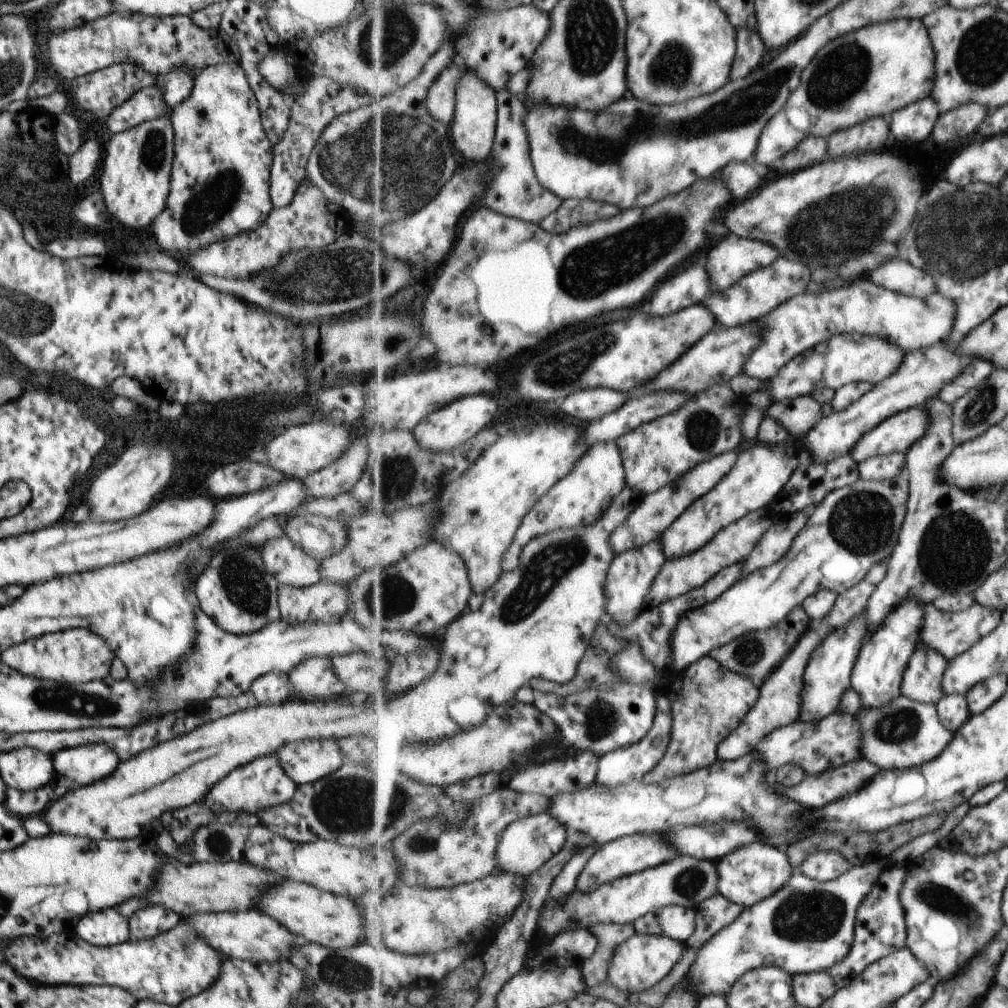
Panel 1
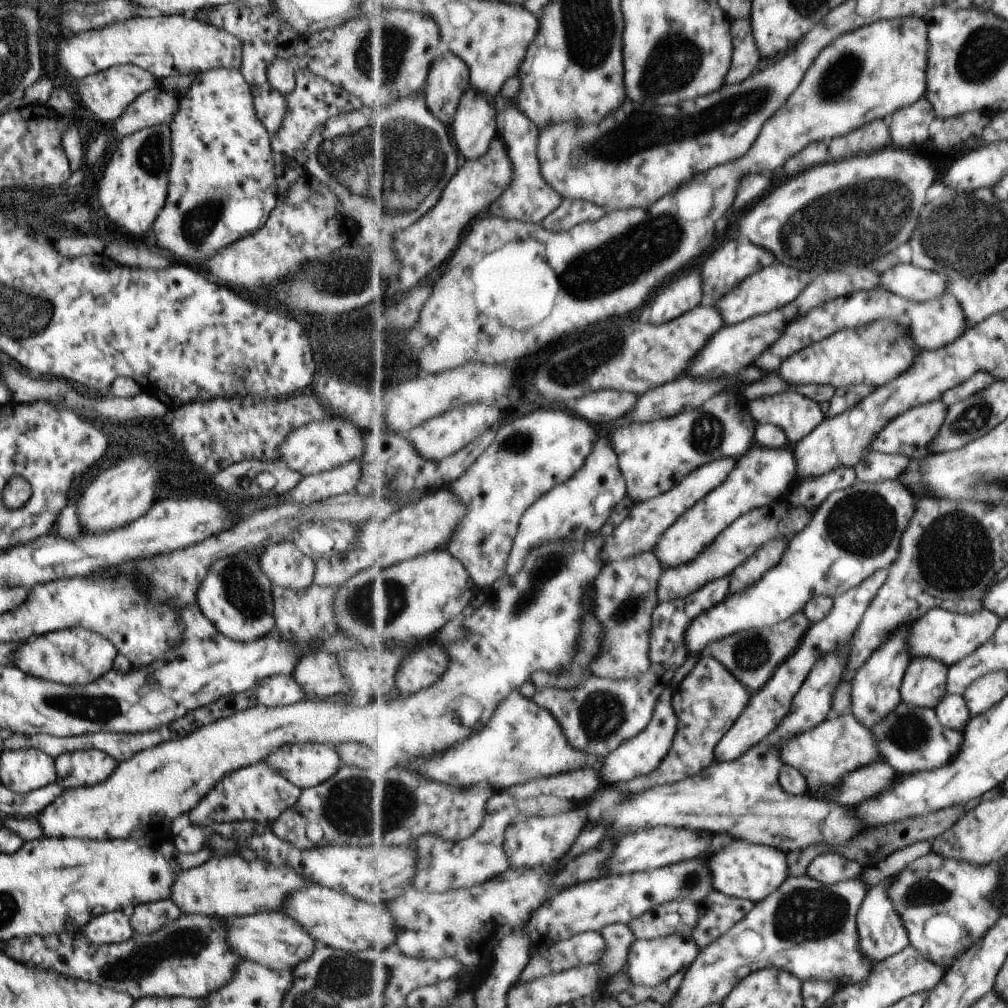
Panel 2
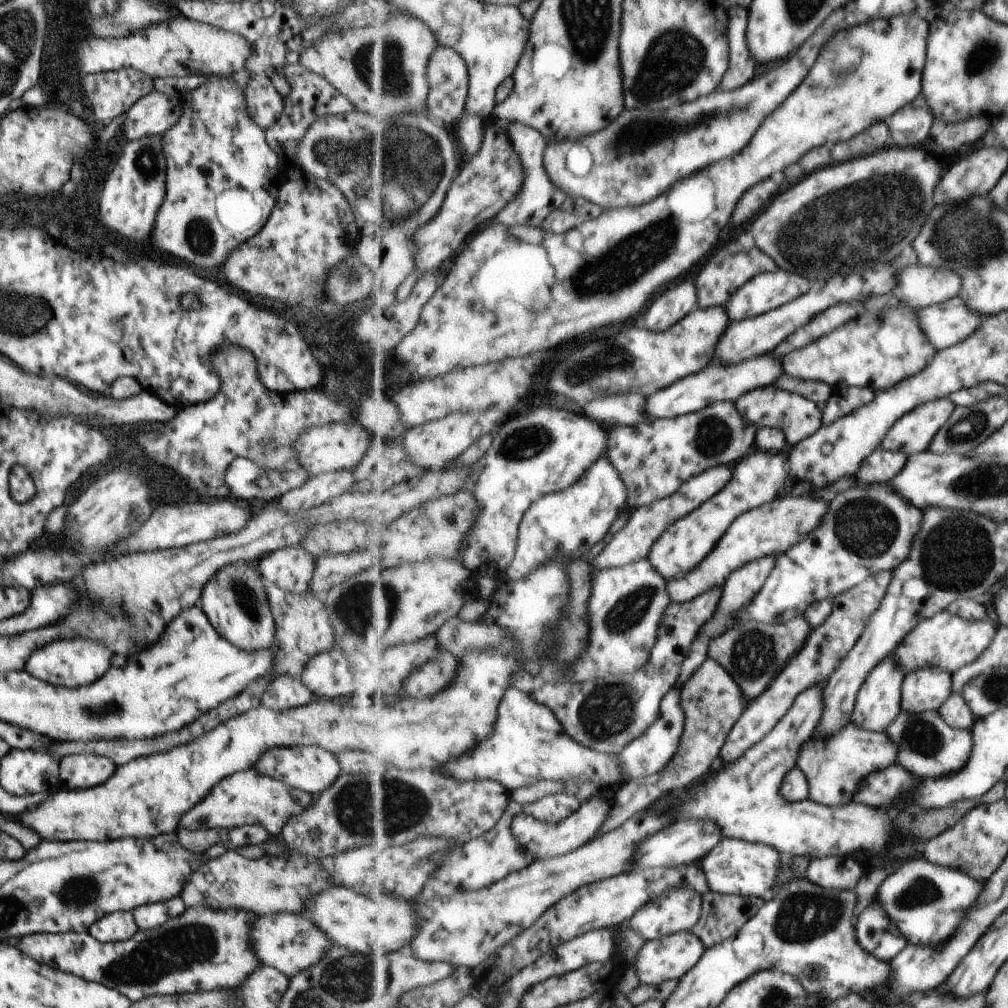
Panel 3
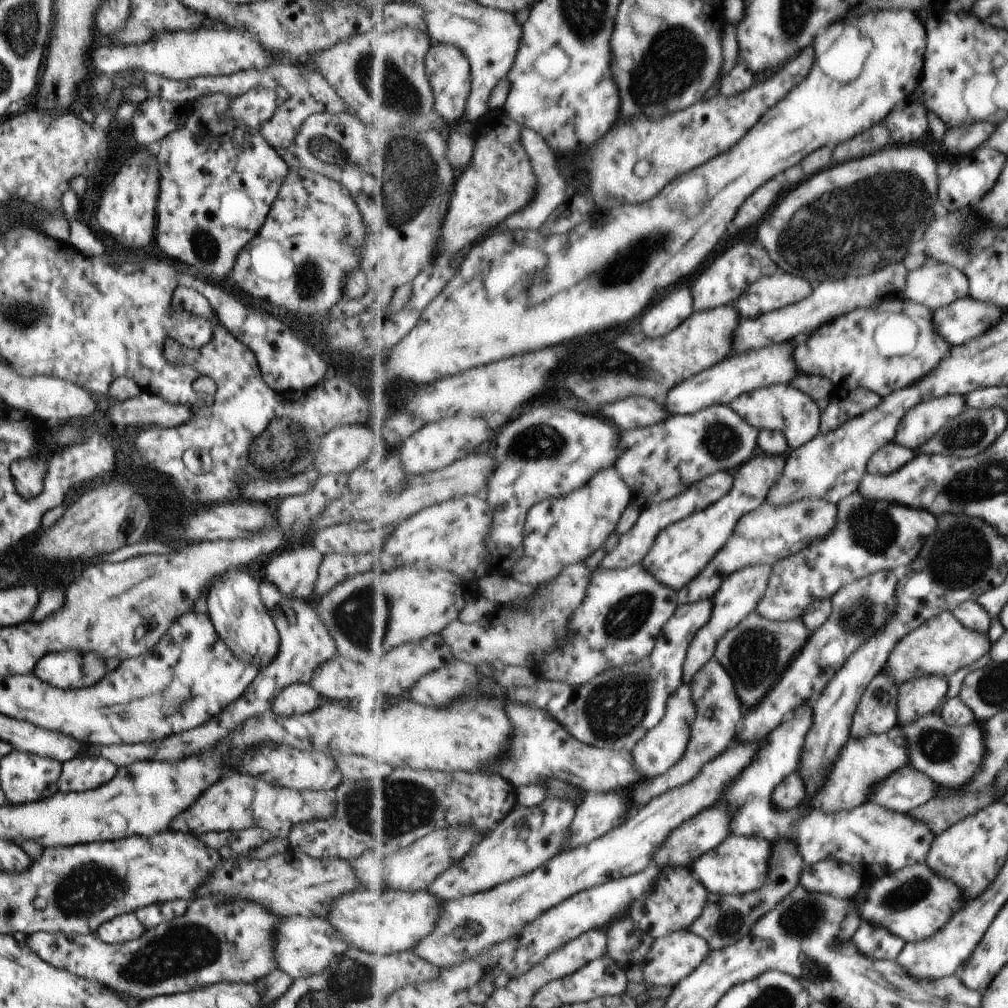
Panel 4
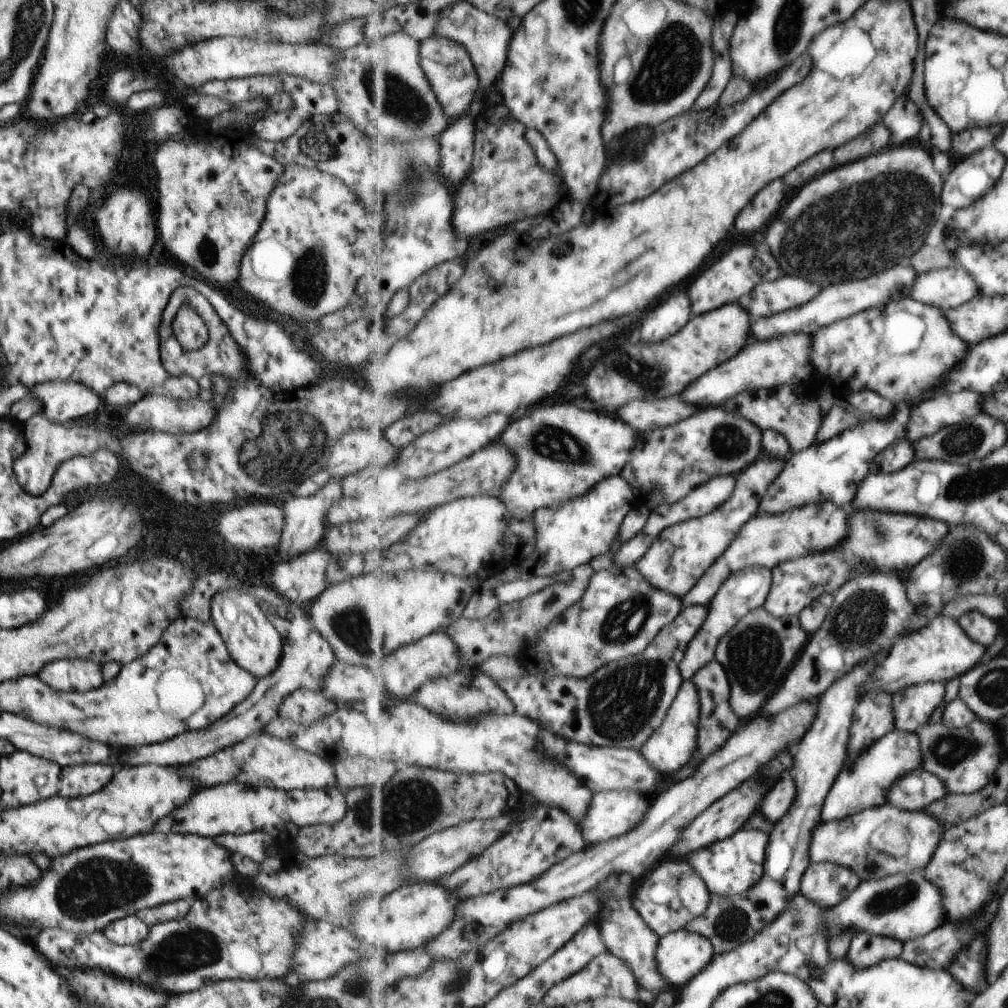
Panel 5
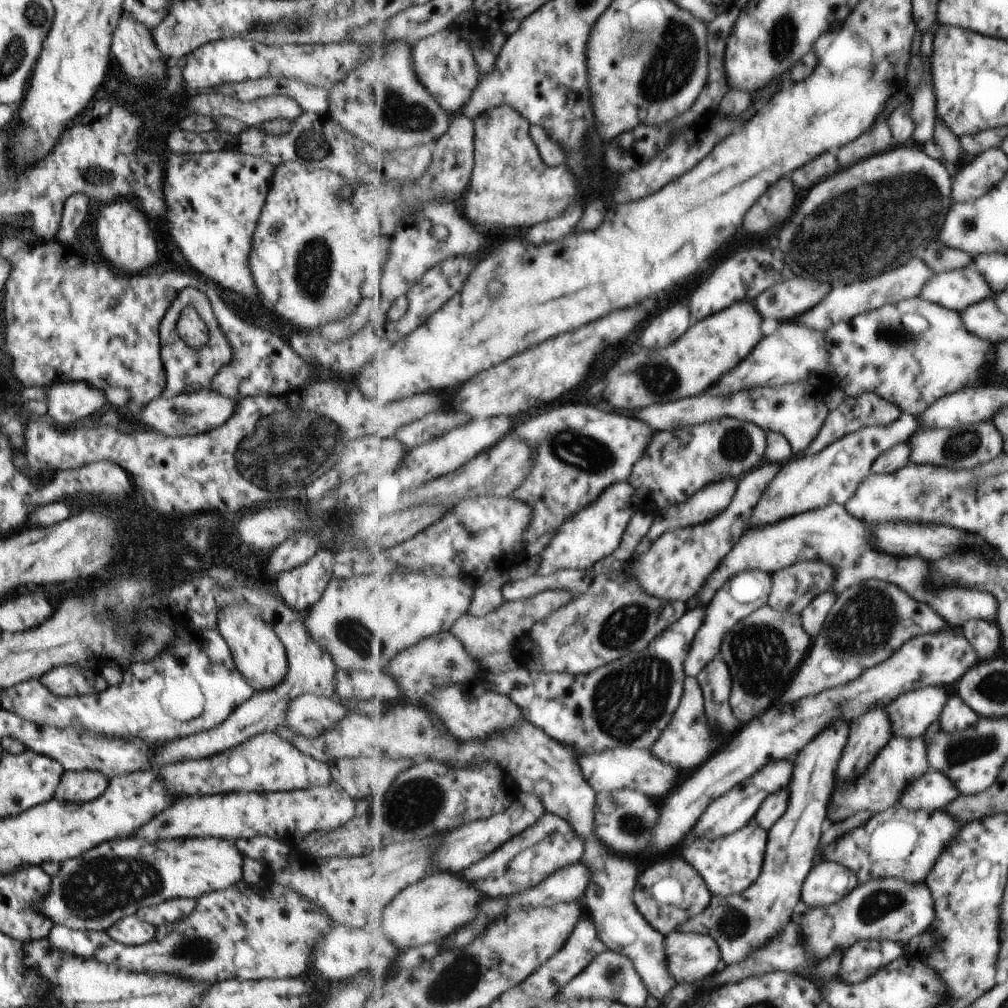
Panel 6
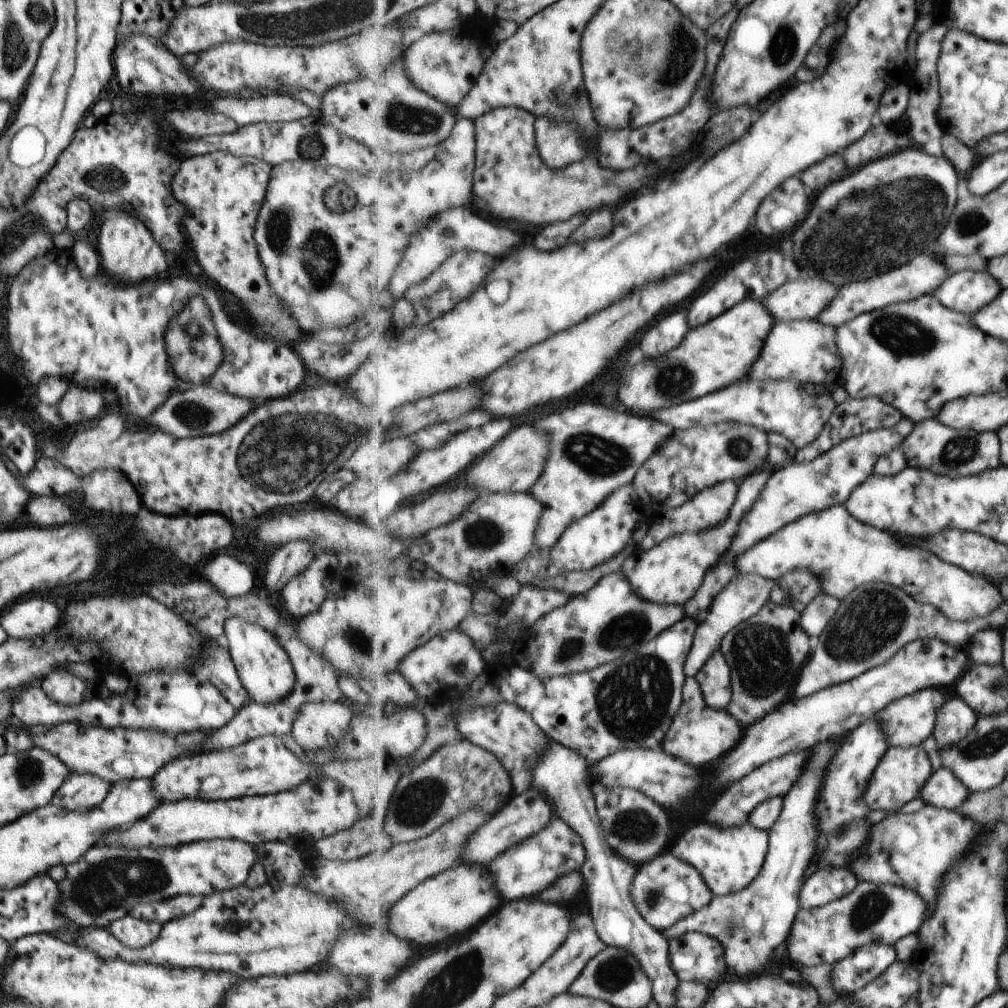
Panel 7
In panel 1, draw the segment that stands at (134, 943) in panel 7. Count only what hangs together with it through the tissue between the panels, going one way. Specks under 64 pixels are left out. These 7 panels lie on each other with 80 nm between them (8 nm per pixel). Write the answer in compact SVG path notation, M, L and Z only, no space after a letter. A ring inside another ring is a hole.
M114 908L95 911L82 916L72 933L96 947L113 946L129 940L129 919Z

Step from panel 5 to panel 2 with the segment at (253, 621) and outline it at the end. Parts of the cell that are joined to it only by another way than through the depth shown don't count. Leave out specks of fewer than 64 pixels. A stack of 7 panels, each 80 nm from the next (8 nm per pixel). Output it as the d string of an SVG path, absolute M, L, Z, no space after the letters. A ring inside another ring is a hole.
M241 551L217 560L196 590L195 599L203 616L217 632L238 643L251 643L274 631L272 585L259 568L258 556Z

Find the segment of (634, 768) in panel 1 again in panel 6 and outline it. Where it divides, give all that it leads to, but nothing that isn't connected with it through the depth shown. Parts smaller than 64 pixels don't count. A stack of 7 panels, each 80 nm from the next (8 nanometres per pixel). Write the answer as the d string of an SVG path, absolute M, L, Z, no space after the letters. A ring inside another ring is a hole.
M687 677L684 682L684 700L681 701L680 708L676 710L660 740L651 748L663 762L668 762L671 766L681 766L681 770L697 770L711 758L711 754L717 754L721 750L721 746L725 744L722 732L710 721L704 704L704 690L698 678Z

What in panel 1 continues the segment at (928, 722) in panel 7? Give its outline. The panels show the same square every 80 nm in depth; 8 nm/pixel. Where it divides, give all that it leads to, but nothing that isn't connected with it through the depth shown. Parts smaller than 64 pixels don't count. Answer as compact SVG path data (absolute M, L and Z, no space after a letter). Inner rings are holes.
M920 644L905 671L902 694L920 703L936 705L946 694L943 682L948 663L939 651Z

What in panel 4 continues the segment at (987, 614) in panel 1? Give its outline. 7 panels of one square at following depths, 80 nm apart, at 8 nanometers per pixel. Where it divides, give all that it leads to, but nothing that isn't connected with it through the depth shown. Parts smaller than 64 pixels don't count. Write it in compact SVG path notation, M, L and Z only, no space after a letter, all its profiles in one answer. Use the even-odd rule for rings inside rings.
M945 611L929 619L917 630L900 640L895 648L892 648L882 672L891 677L899 686L929 675L939 675L947 679L955 672L981 660L991 649L992 644L989 642L987 633L971 630L953 612Z

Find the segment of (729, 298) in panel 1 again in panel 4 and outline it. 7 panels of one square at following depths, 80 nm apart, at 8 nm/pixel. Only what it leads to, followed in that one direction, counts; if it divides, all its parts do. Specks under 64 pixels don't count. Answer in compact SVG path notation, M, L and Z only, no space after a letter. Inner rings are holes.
M775 274L749 285L735 306L741 310L740 318L754 319L804 301L814 290L815 286L803 278Z

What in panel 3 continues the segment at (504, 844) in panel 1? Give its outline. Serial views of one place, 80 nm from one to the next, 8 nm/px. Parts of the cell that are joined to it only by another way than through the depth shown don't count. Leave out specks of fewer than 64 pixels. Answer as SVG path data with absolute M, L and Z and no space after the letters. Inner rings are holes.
M597 796L597 798L591 798L589 802L582 804L575 814L560 823L543 822L534 816L527 816L523 813L514 818L512 833L524 849L527 846L526 853L533 854L535 860L556 857L559 854L566 855L596 838L599 830L604 827L607 818L609 818L609 810L613 810L613 804L609 800Z

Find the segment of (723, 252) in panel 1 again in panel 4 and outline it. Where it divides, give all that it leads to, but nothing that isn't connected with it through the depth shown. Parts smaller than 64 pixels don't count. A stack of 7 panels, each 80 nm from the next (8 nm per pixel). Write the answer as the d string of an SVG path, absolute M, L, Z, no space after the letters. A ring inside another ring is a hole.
M745 242L735 244L725 254L717 256L717 260L713 260L713 264L709 264L695 280L695 284L691 288L695 310L705 311L709 308L735 304L749 285L759 281L760 278L777 274L777 268L779 268L778 264L772 259L772 256L769 256L769 252L763 246L759 246L759 244L751 246Z

